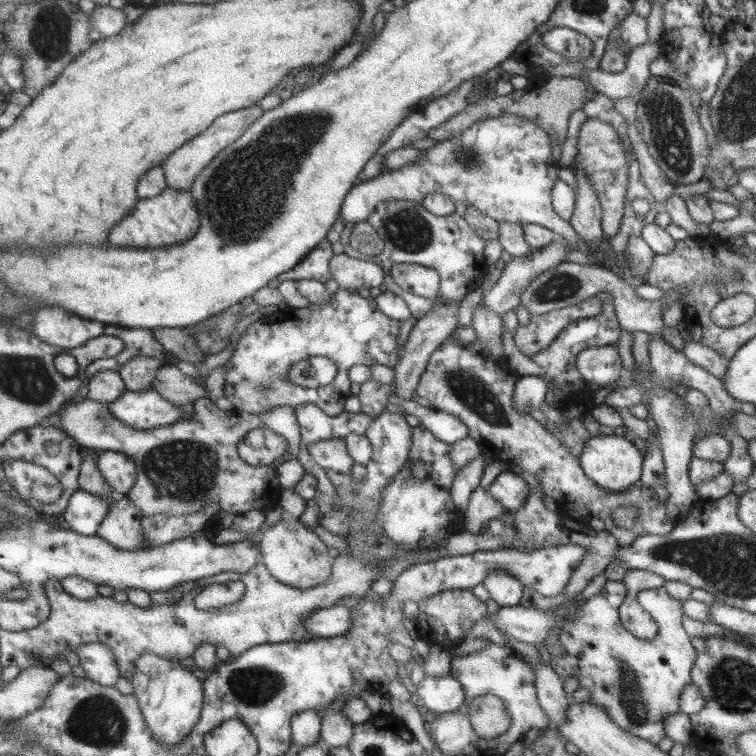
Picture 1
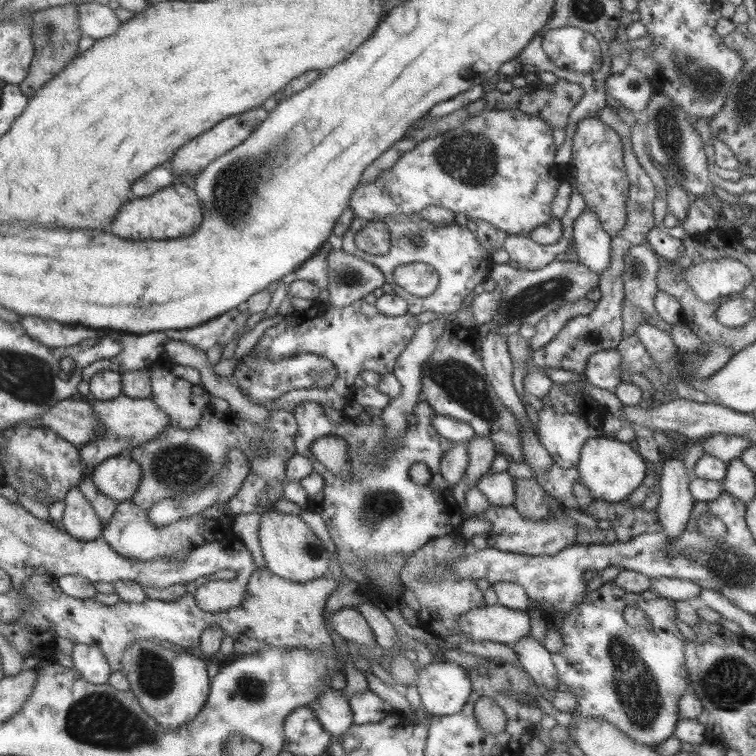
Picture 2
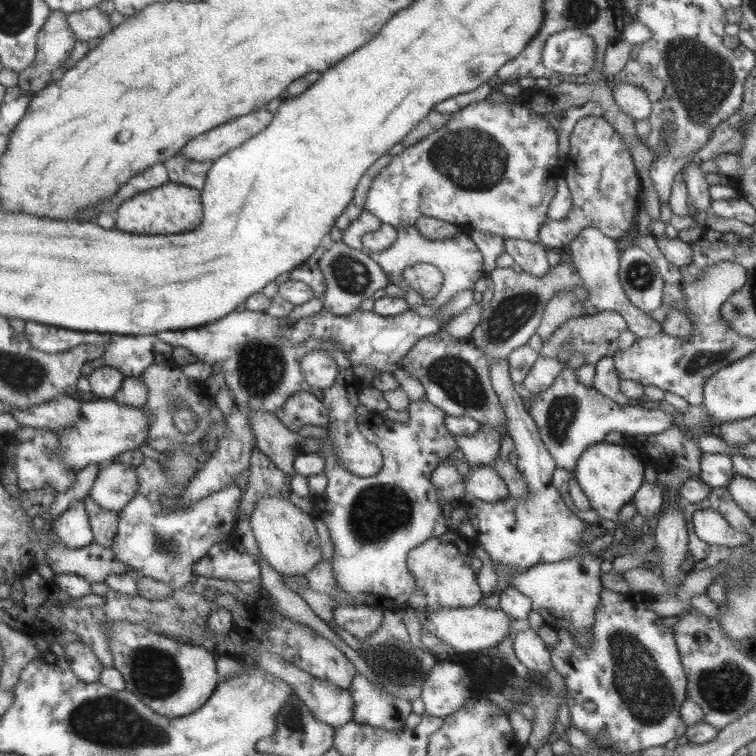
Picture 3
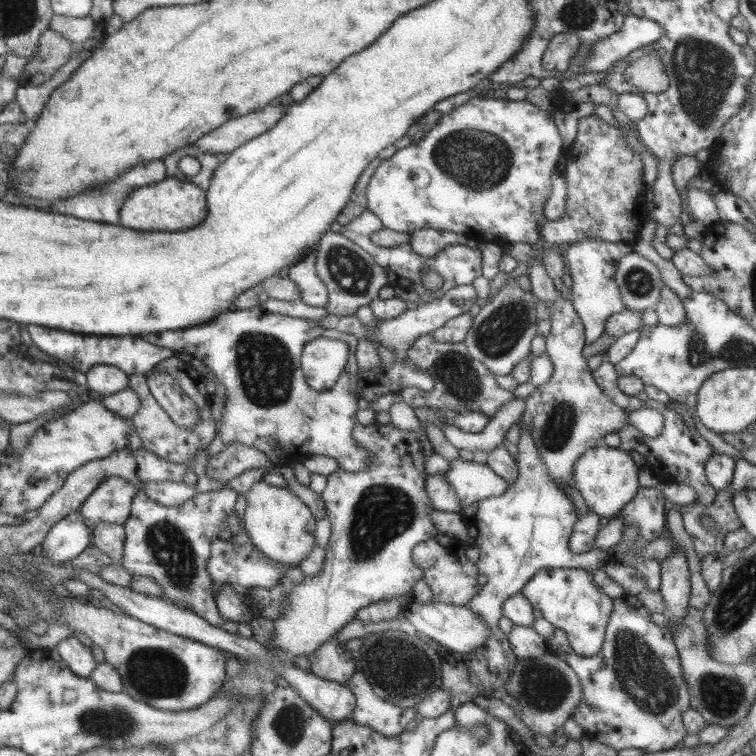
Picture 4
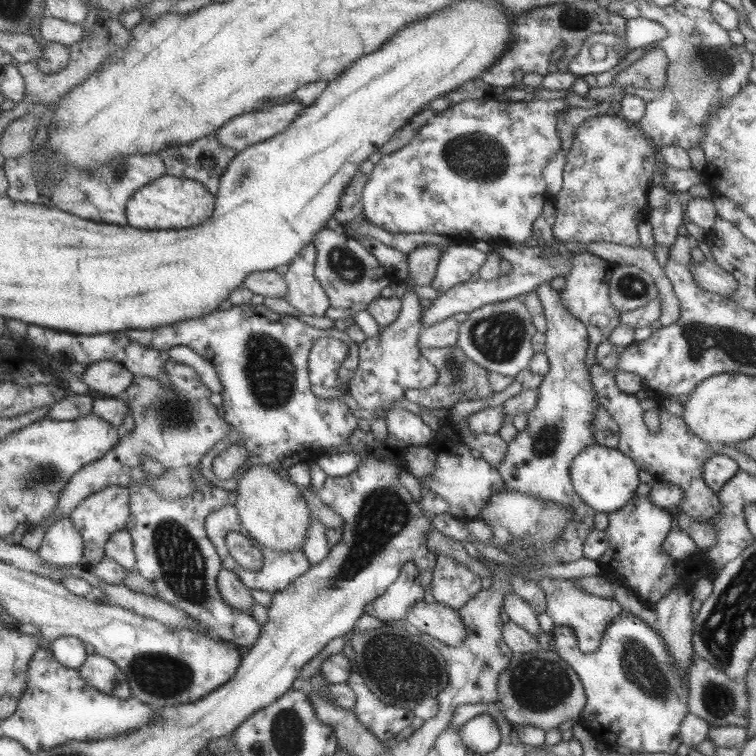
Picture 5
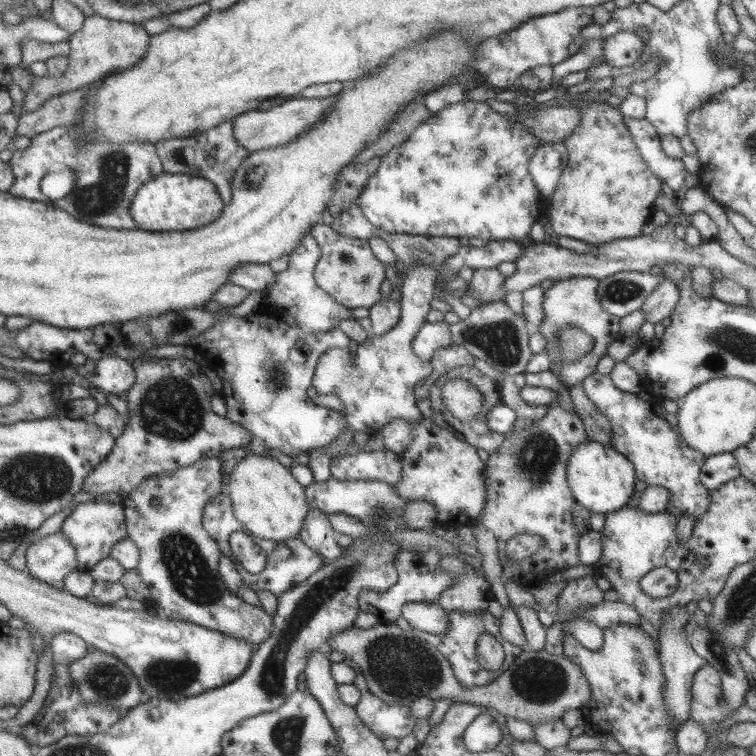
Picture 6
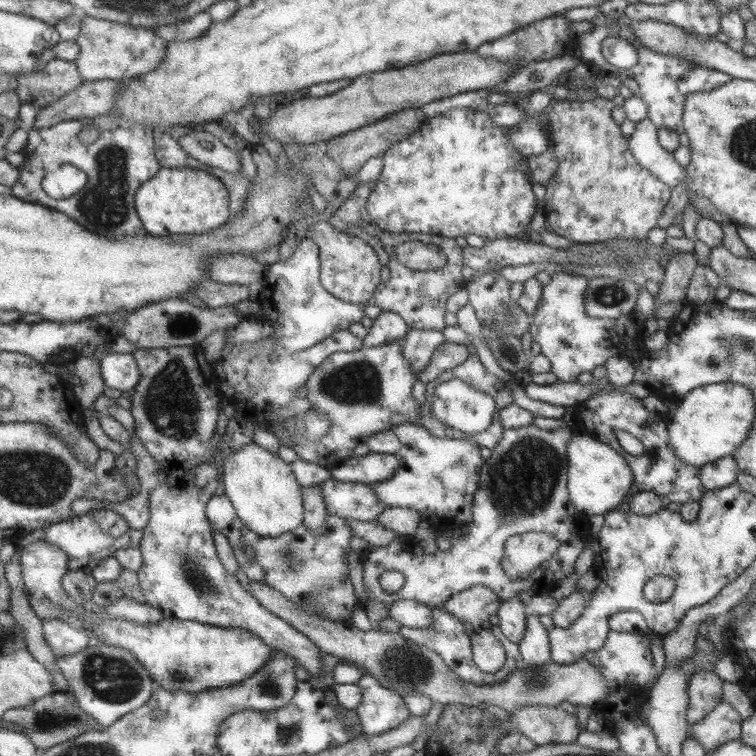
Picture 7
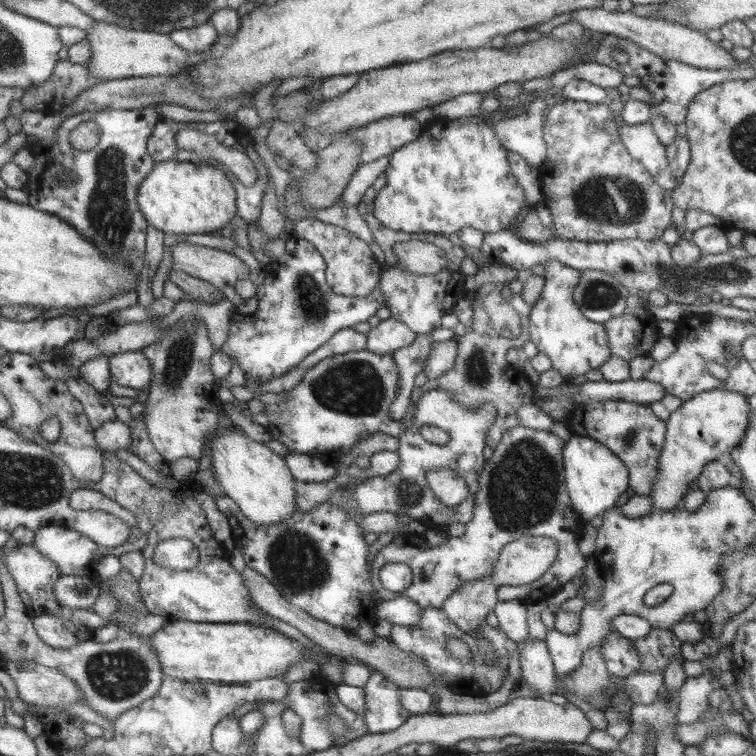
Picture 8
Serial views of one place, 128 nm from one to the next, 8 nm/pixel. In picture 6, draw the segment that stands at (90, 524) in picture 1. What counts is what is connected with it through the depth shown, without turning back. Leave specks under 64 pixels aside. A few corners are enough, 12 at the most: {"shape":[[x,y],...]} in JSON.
{"shape":[[61,531],[30,543],[29,575],[59,590],[77,569]]}

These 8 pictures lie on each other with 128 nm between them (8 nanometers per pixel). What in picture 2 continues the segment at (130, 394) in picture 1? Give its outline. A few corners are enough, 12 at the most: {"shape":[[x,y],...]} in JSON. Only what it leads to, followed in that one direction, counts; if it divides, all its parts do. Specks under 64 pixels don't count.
{"shape":[[147,398],[92,401],[101,437],[78,448],[94,467],[157,438],[167,415]]}

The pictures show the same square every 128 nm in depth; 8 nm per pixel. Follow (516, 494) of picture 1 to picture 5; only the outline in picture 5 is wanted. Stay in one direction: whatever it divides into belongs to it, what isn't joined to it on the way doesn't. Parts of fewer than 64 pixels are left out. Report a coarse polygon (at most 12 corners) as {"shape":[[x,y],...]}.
{"shape":[[437,433],[431,474],[419,478],[458,519],[475,518],[504,484],[459,435]]}

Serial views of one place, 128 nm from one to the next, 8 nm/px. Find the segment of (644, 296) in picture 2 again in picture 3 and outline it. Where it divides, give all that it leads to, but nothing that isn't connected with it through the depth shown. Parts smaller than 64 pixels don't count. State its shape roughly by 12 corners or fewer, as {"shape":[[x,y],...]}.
{"shape":[[637,246],[620,252],[618,279],[630,304],[649,315],[663,281]]}

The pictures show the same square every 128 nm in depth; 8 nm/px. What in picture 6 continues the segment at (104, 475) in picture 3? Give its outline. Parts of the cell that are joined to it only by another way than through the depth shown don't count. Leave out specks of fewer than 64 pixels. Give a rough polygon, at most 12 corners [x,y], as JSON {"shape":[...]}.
{"shape":[[77,503],[60,531],[89,570],[127,537],[123,505]]}

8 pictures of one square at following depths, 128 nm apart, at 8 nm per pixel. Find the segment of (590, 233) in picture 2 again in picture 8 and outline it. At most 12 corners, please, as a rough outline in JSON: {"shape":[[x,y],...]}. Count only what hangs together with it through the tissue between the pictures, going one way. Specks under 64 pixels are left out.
{"shape":[[550,260],[528,331],[570,381],[610,357],[573,302],[580,271]]}

